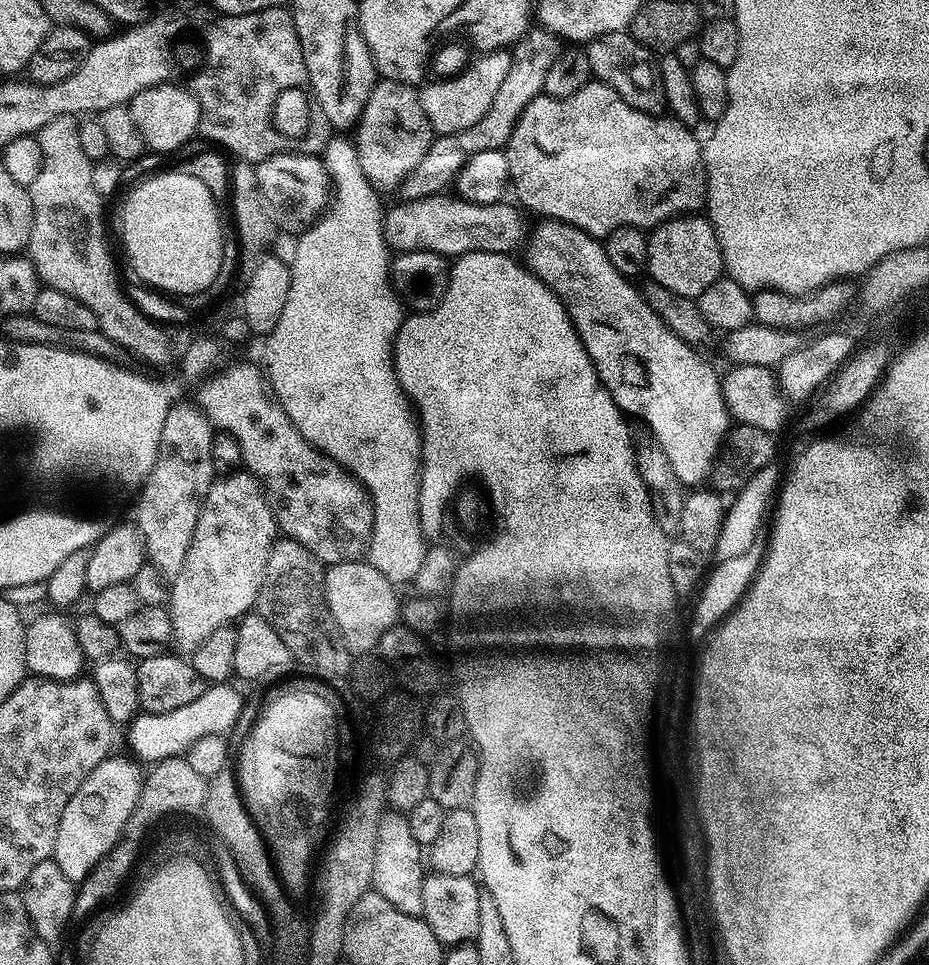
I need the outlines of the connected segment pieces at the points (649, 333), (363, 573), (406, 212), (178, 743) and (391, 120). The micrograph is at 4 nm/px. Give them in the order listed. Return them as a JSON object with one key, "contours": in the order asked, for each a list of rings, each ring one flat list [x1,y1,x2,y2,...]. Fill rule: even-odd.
{"contours":[[[545,219,540,230,533,233,531,242,527,245,526,253,528,252,528,260,526,259,527,267,531,268,547,288,551,288,560,300,564,303,565,310,568,311,568,317,571,318,572,324,576,327,576,332,582,338,584,349,590,354,590,358,596,367,598,378,606,386,608,393,614,398,614,402,619,406,620,411,627,414,629,417,637,416,646,427,652,431,651,438,654,444,659,447,666,458,670,460,670,464,674,468,674,474,678,476,681,484,684,486,700,486,707,476,713,475,716,461,724,447,724,441,730,431,730,417,728,415,728,406,724,401,724,395,720,392,722,383,721,377,716,376,716,372,700,357,701,353,693,348,691,344,684,344,682,338,678,338,678,334,674,334,674,330,668,323,665,322,656,311,654,311,647,302,645,293,640,292,635,288,633,281,627,276,623,276,618,270,614,270,614,265,610,262,610,258,606,258,606,250,603,243,597,237,586,234,582,230,578,230,574,226,564,224,560,220]],[[354,559,331,565,324,572,324,597,349,652,368,654,371,648,373,651,379,645,382,634,397,623,402,604,396,601,397,589,391,580,387,580,371,562,360,563,359,559]],[[446,195,427,196,425,200,406,200,386,212,386,239,389,249,401,252,433,252,445,258,465,256,467,252,515,253,515,248,523,249,530,236,525,213,515,203,475,204,461,198,446,198]],[[231,683,213,684,205,687,194,702,186,702,186,706,178,706,178,710,169,712,150,712,140,714,131,721,128,732,128,744,132,747,131,755,137,761,153,760,159,762,168,756,180,756,187,753,188,747,198,738,207,736,224,736,236,724,240,711,244,708,244,700]],[[377,79,370,98,354,125,358,166,377,190,399,187,406,174,418,166,422,154,430,150,434,133,420,105,420,93,413,85]]]}

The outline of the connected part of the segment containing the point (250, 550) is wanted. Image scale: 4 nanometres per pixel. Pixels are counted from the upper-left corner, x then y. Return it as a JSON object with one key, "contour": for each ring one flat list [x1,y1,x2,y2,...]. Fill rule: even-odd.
{"contour":[[236,470,213,479,208,493,204,495,204,504,198,514,196,529,190,542,190,550,184,559,184,565,175,573,170,584,170,613,175,643,185,650,196,648,214,630,239,621,240,617,253,611,260,598,260,587,264,581,264,571,268,565,268,555,278,536,278,525,272,511,272,505,260,483,251,472]]}

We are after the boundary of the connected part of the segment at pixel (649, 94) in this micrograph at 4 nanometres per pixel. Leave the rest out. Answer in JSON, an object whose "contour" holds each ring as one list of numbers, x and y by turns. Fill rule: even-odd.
{"contour":[[622,31,587,41,586,51,592,75,599,83,610,85,627,104,646,114,658,116,665,111,660,66,651,48,638,43,627,31]]}

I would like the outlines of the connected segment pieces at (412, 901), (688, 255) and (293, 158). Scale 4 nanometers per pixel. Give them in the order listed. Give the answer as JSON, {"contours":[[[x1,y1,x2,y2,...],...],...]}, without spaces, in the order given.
{"contours":[[[388,814,381,819,380,837,376,843,376,858,372,888,386,898,390,905,397,907,403,914,423,917,422,886,426,875,426,860,420,857,422,845,414,842,414,834,410,834,407,819,400,814]],[[685,214,673,216,664,224,657,224,647,233,648,238,648,270,651,283,661,284,674,294,682,294,698,298,708,286,725,275,722,250,718,246,718,238,714,226,704,214]],[[279,152,259,161,255,170,264,201,281,221,289,220,292,224,300,224,299,226,307,225,323,213,329,203,330,181,319,155]]]}

